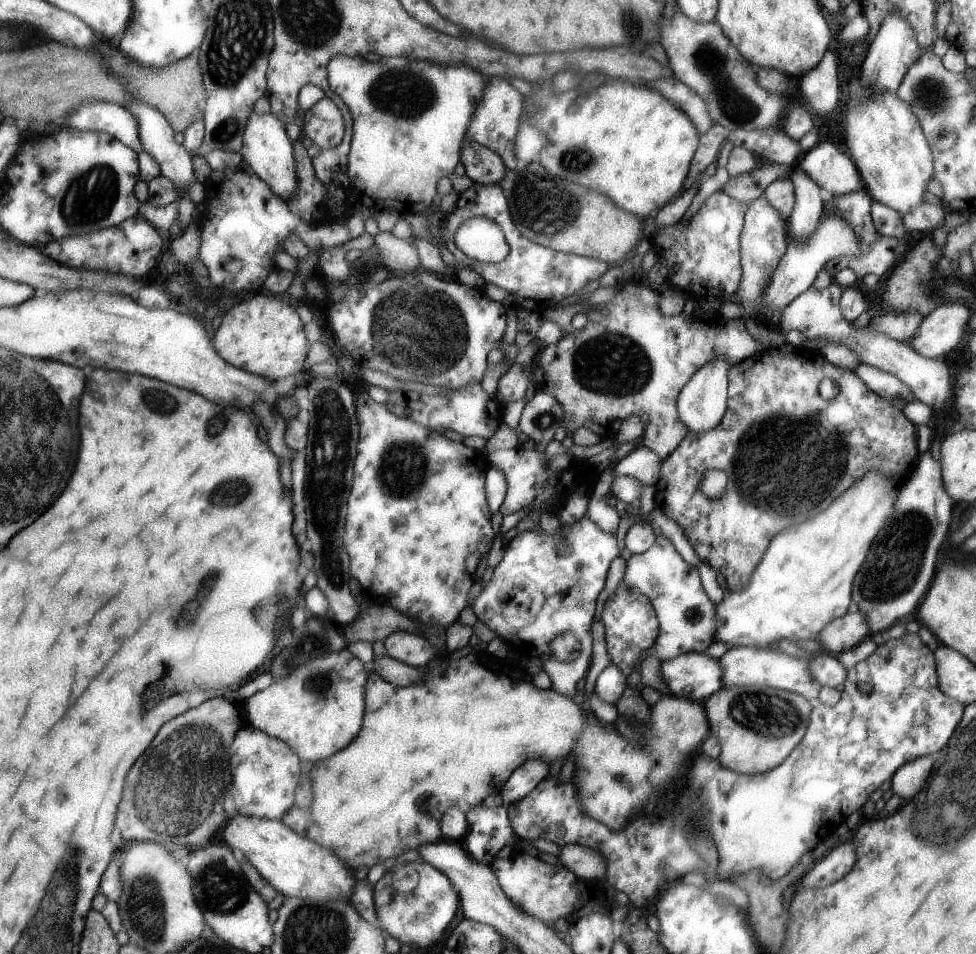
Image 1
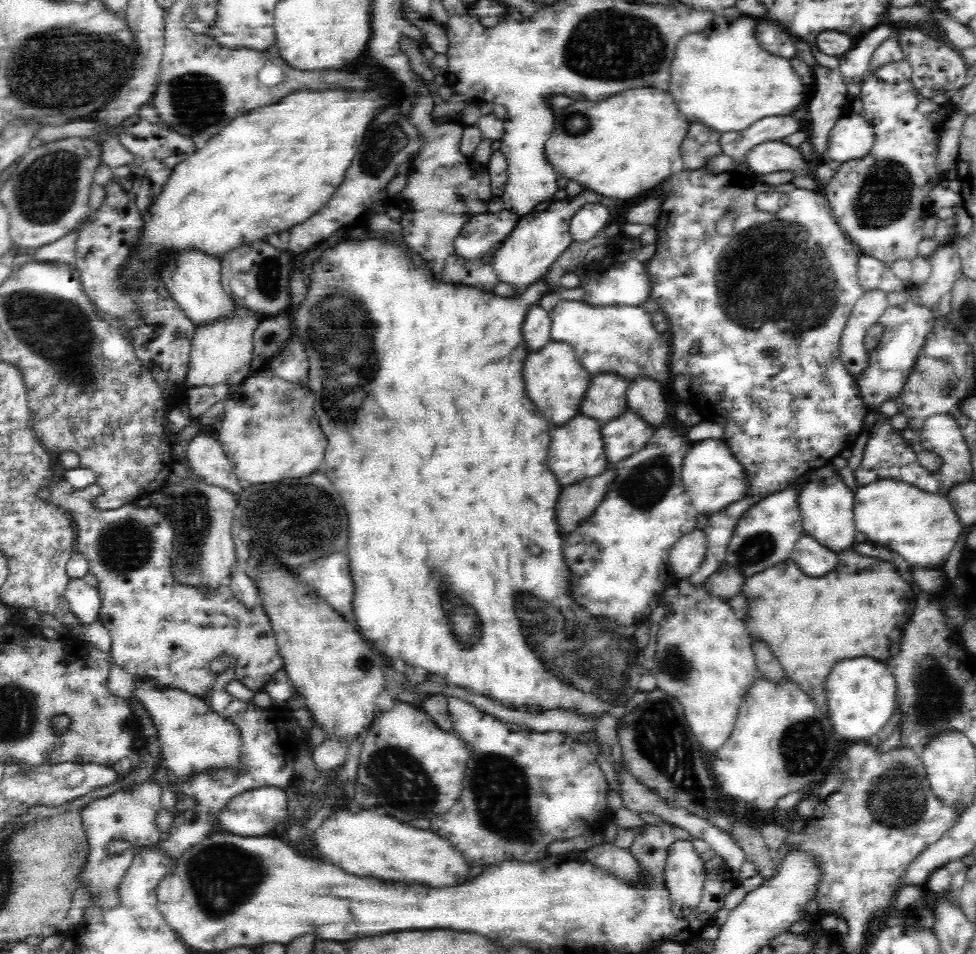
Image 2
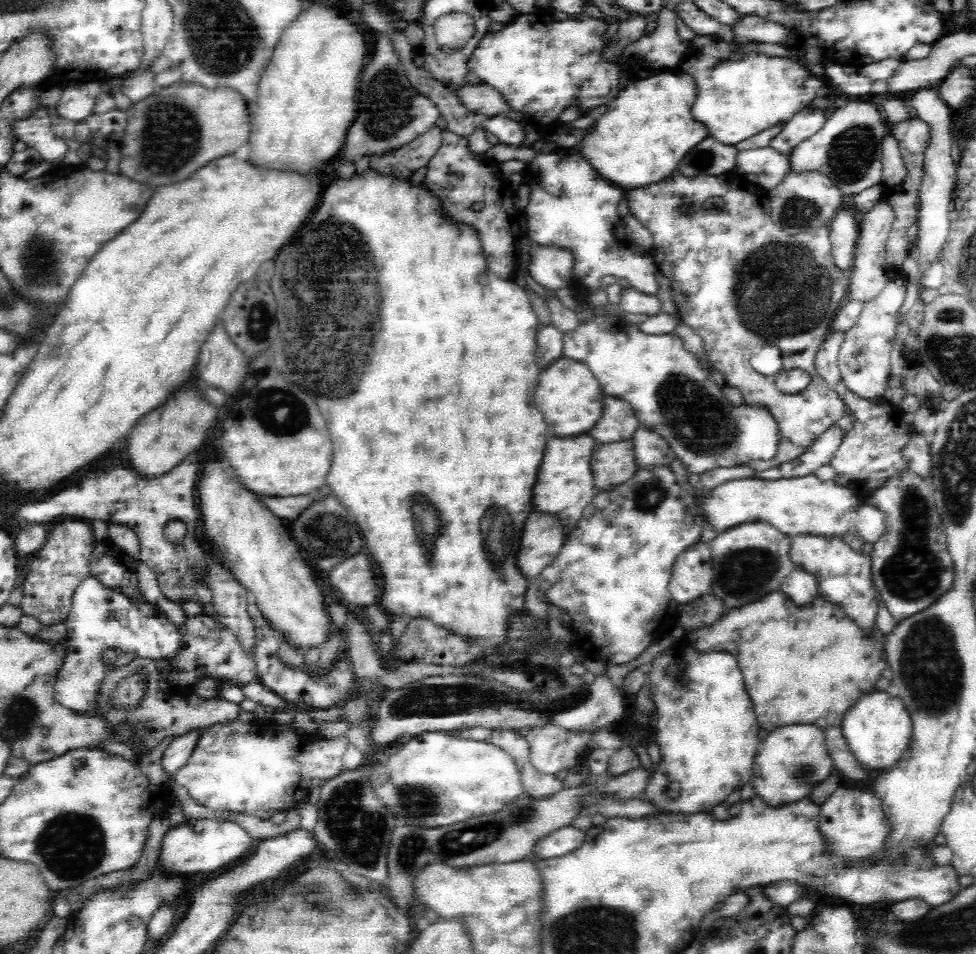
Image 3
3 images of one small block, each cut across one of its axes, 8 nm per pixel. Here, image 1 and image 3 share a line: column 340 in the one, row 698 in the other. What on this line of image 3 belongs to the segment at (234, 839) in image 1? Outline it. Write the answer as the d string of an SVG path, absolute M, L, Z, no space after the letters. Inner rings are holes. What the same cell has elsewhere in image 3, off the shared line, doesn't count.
M891 690L862 695L849 706L844 714L841 731L848 748L858 763L870 770L888 768L908 748L912 736L912 719L905 709L902 699Z

